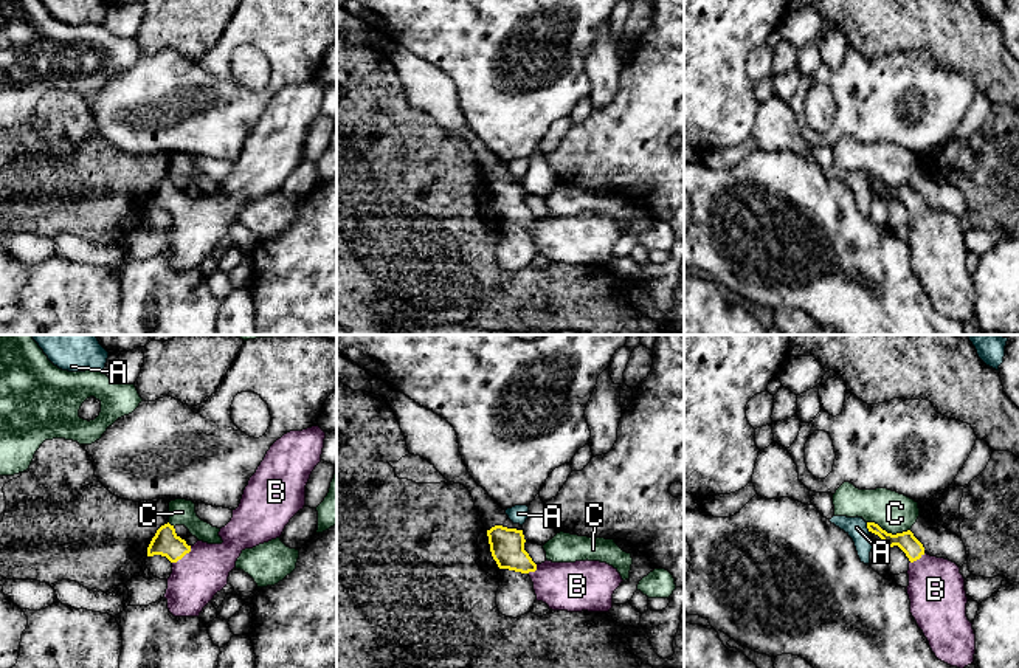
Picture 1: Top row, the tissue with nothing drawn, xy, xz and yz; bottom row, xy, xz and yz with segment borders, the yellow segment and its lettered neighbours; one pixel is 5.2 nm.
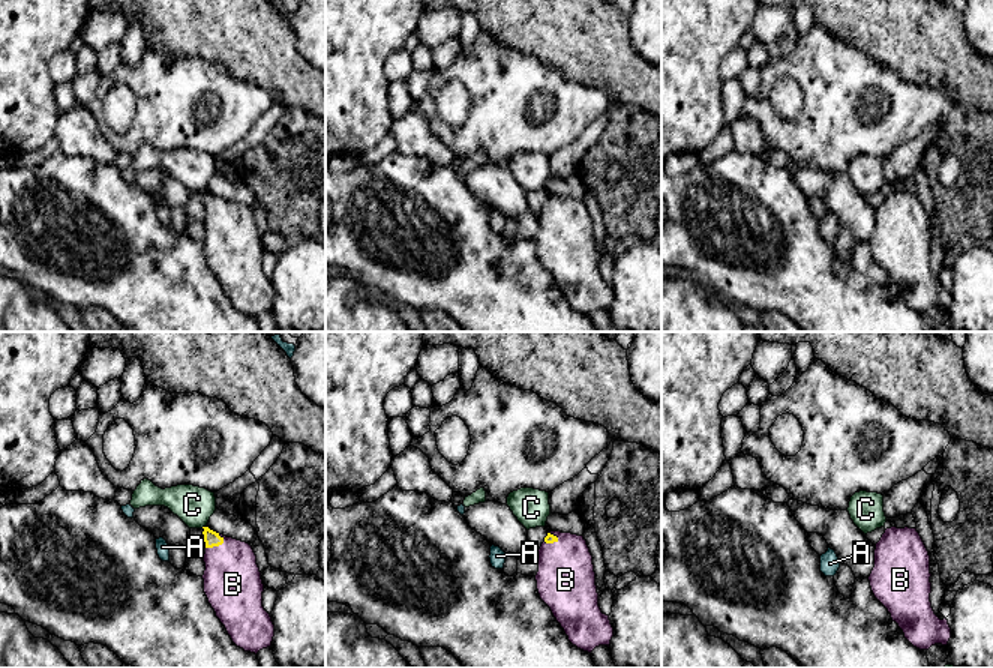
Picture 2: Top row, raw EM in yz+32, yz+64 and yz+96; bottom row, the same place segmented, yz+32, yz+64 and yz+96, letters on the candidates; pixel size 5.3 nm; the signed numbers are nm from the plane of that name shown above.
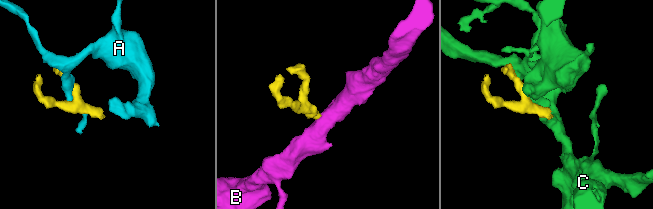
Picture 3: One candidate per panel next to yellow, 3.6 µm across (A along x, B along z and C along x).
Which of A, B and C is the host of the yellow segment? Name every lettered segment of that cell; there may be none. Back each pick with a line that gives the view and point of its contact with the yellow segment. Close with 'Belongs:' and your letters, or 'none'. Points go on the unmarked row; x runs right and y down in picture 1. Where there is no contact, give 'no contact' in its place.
B: meets yellow in xy at (183, 208)
Belongs: B

